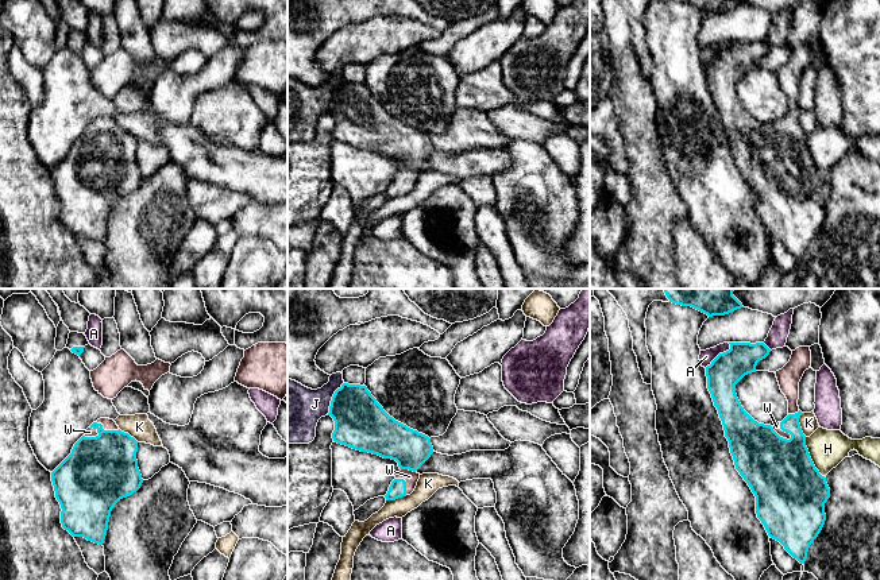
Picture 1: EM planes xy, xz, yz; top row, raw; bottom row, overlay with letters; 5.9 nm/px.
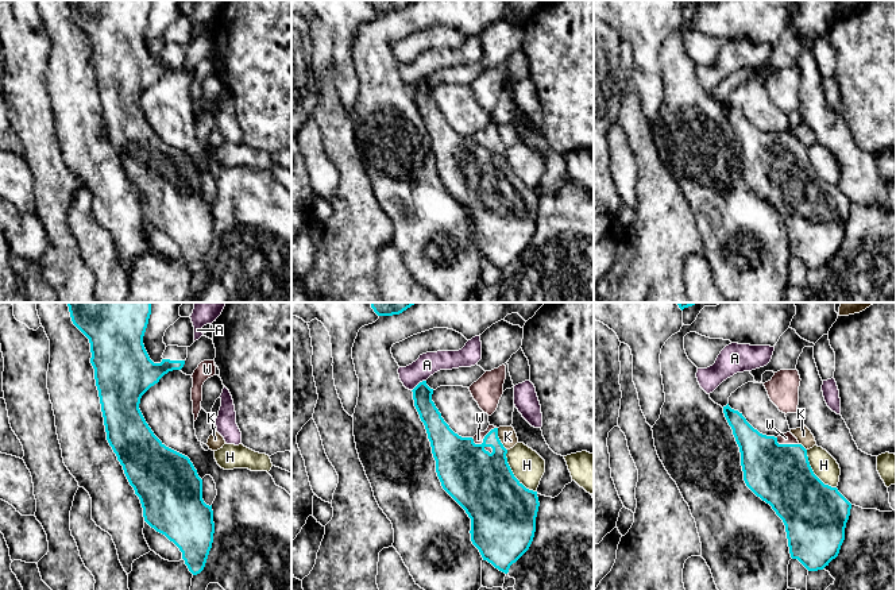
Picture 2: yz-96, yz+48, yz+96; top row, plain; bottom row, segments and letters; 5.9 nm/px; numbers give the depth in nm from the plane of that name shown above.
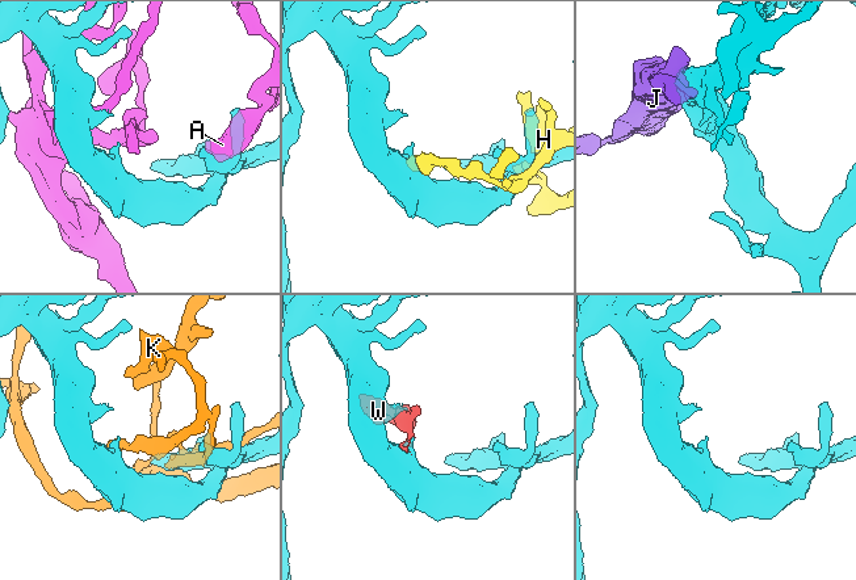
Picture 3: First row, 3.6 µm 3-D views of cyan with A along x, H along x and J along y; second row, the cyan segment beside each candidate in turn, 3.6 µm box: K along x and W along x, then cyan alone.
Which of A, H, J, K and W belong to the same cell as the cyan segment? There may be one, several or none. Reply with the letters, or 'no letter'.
W

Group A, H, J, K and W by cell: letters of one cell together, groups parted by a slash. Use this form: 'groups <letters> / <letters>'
groups A / H / J / K / W

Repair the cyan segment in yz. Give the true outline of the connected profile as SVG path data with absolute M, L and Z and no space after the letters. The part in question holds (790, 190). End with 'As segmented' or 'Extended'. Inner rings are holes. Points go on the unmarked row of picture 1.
M764 40L729 42L730 47L719 51L706 65L707 86L722 119L736 167L756 194L757 216L771 236L779 239L794 256L804 262L810 243L825 223L825 201L830 196L826 175L815 166L799 121L802 113L798 104L799 80L811 63L810 45L792 49L790 59L775 70L780 88L788 98L788 113L771 124L754 119L744 108L736 92L736 82L745 73L756 70L757 61L765 57L771 47Z. Extended

